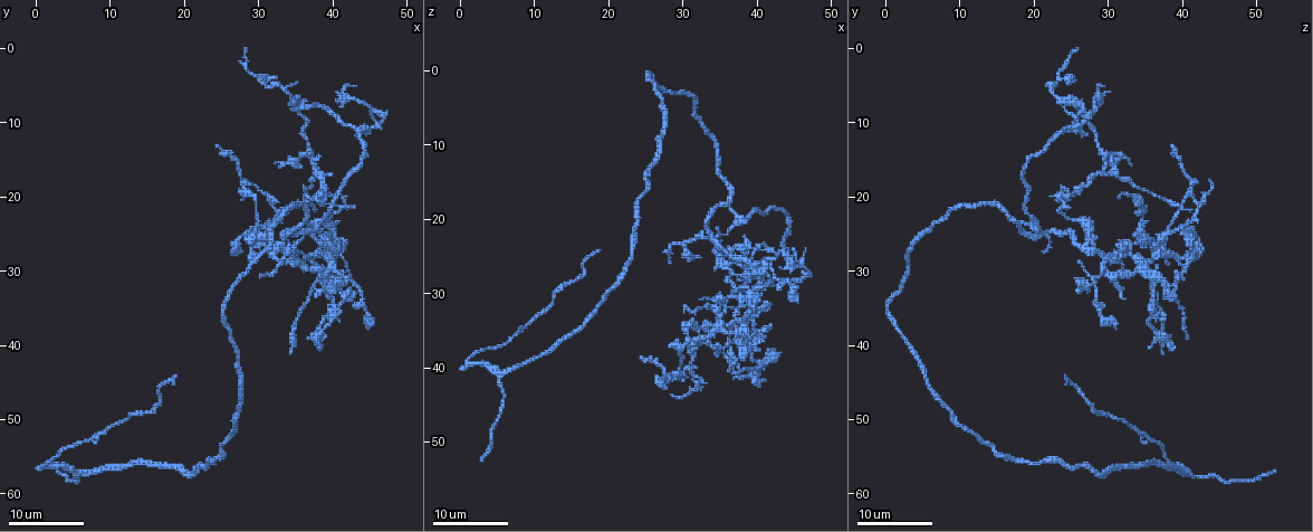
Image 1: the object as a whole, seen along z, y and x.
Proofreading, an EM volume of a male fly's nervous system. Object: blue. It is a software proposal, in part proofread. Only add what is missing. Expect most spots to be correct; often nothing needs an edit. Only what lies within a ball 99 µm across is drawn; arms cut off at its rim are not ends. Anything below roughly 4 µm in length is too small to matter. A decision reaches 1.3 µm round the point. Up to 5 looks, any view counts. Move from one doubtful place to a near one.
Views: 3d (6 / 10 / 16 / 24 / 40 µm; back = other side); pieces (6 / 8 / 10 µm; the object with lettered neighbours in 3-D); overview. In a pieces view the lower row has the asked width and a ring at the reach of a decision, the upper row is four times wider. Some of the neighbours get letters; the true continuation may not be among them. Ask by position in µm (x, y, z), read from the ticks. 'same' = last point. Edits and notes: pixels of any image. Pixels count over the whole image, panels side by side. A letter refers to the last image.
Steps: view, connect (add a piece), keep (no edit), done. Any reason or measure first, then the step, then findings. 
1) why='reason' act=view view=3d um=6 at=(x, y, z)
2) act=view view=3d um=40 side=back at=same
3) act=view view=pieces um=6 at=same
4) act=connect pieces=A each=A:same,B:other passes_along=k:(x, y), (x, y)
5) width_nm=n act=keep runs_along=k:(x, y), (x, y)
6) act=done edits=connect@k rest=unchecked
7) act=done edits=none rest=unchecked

why='end of a long branch' act=view view=3d um=16 at=(24.5, 13.5, 38.5)

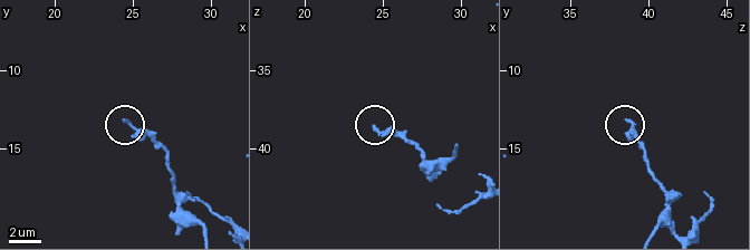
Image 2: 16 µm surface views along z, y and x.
act=view view=3d um=10 at=(24.4, 13.4, 38.8)

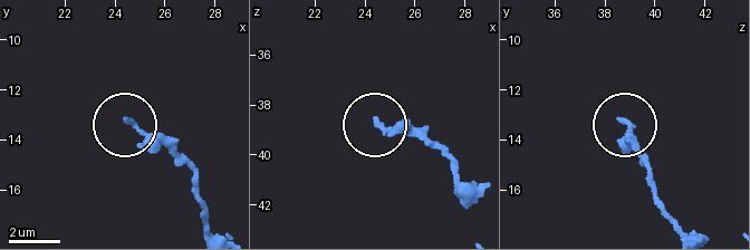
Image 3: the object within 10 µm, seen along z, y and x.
act=view view=pieces um=10 at=(24.6, 13.2, 38.6)

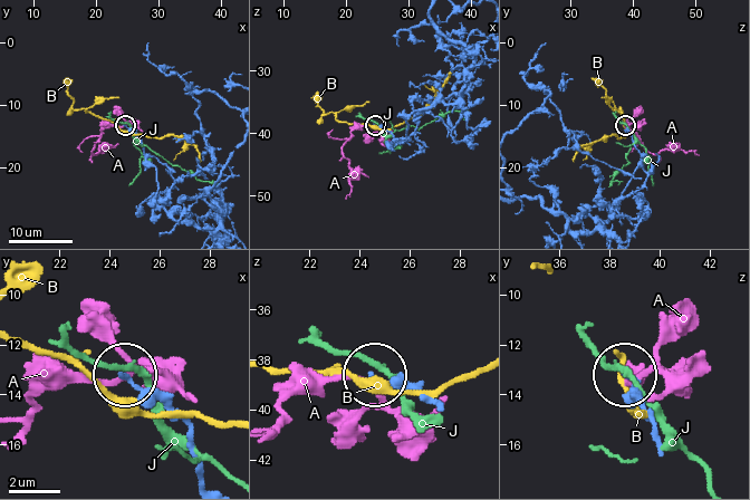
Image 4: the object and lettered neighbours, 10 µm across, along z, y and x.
act=keep each=A:other,B:other,J:other found='none of them fits'

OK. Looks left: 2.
why='thin end' act=view view=3d um=24 at=(29.0, 18.0, 43.5)

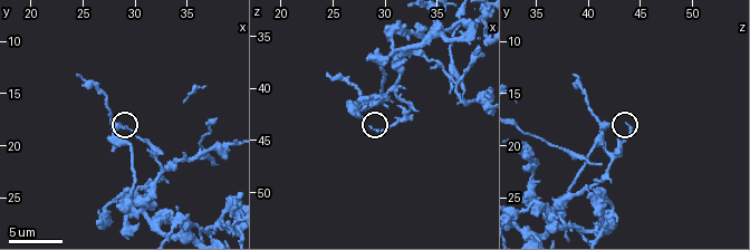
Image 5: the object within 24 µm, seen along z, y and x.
why='what lies round it' act=view view=pieces um=6 at=(28.6, 18.0, 43.6)

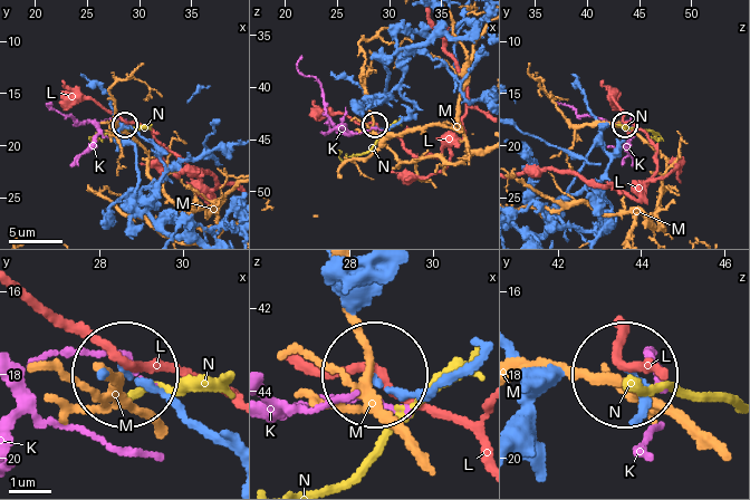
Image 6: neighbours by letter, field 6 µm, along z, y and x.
act=keep each=K:other,L:other,M:other,N:other runs_along=6:(442, 380), (381, 380) found='no lettered piece goes on from it'

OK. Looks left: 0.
act=done edits=none rest=unchecked

